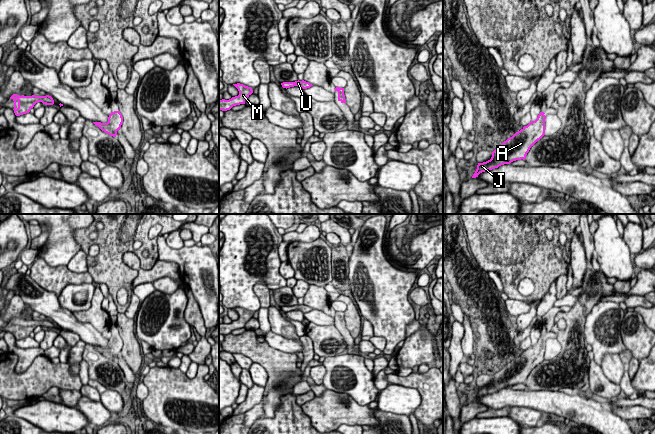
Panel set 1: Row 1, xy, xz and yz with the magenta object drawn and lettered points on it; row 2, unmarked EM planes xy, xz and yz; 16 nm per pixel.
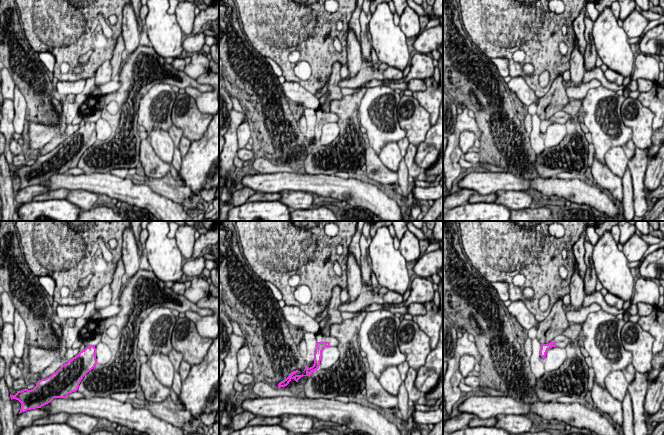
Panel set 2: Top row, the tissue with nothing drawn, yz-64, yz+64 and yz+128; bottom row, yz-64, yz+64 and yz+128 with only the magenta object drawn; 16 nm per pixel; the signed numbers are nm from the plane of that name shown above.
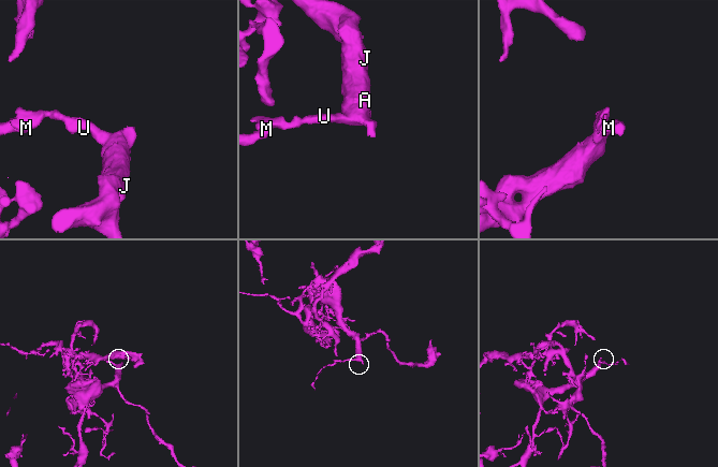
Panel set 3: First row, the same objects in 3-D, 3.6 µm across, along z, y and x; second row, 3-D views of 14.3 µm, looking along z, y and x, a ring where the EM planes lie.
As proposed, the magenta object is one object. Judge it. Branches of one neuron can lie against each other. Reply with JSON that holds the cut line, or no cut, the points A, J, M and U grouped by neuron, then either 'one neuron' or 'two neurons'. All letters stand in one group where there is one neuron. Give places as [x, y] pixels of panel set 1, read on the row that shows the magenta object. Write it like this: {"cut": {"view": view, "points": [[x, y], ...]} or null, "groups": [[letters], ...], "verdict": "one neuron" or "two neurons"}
{"cut": null, "groups": [["A", "J", "M", "U"]], "verdict": "one neuron"}

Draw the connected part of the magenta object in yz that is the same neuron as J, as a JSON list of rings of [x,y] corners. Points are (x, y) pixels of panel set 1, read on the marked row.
[[[540,112],[535,121],[531,121],[512,137],[504,141],[492,152],[490,160],[478,163],[472,178],[478,177],[482,172],[498,168],[504,164],[510,164],[516,160],[525,160],[530,148],[545,135],[544,112]]]

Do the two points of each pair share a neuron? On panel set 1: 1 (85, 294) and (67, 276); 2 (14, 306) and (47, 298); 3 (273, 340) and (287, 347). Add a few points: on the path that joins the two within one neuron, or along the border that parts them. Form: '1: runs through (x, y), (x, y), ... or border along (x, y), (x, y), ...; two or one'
1: border along (91, 282), (69, 283), (57, 296); two
2: border along (14, 294), (17, 294), (24, 304); two
3: runs through (276, 341), (284, 344); one

